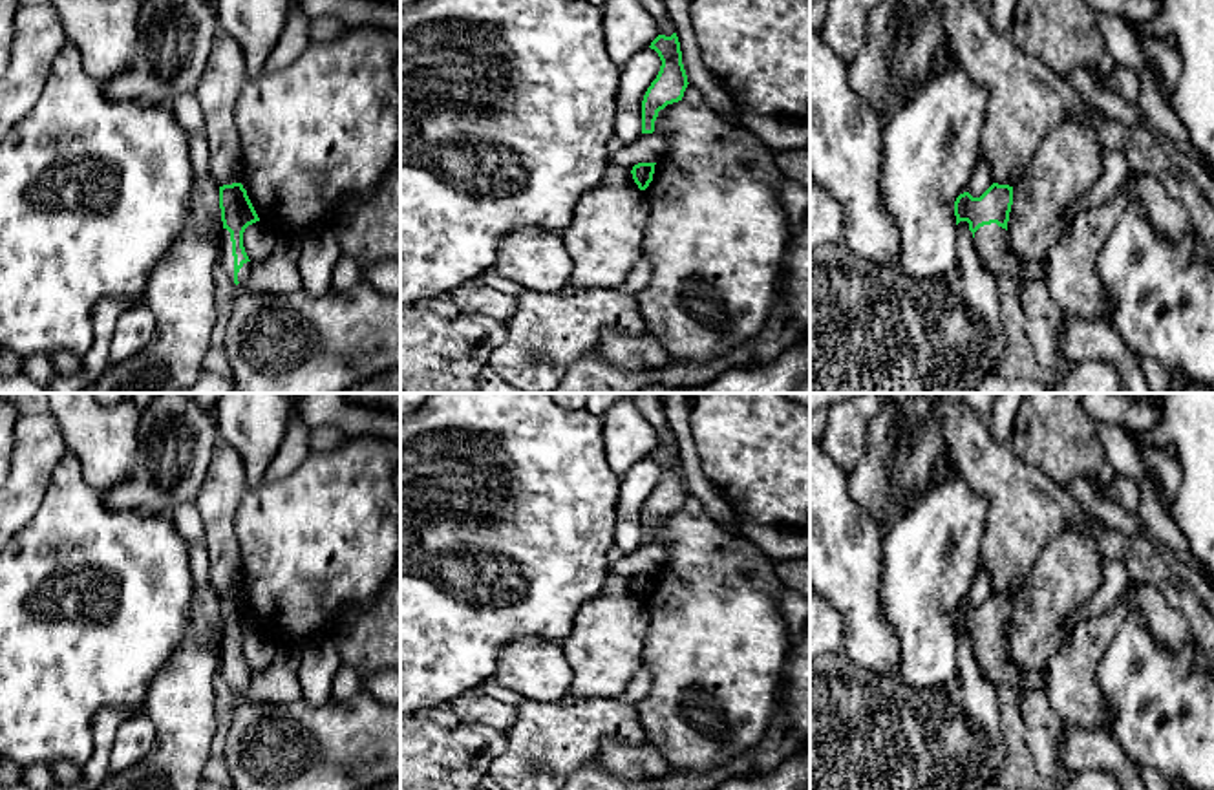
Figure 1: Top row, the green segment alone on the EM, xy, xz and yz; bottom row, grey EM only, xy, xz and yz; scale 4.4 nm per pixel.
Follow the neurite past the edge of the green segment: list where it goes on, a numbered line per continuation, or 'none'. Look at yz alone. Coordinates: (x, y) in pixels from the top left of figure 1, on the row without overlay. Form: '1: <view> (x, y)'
1: yz (1043, 728)

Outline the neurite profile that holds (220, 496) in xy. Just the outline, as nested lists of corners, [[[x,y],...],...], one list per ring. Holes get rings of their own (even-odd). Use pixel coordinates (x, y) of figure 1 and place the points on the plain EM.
[[[219,441],[194,503],[205,527],[210,587],[219,594],[241,592],[240,539],[234,518],[247,494],[241,455]]]

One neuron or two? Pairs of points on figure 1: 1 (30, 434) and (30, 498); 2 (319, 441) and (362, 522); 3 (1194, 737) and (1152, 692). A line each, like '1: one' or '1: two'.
1: one
2: two
3: one

